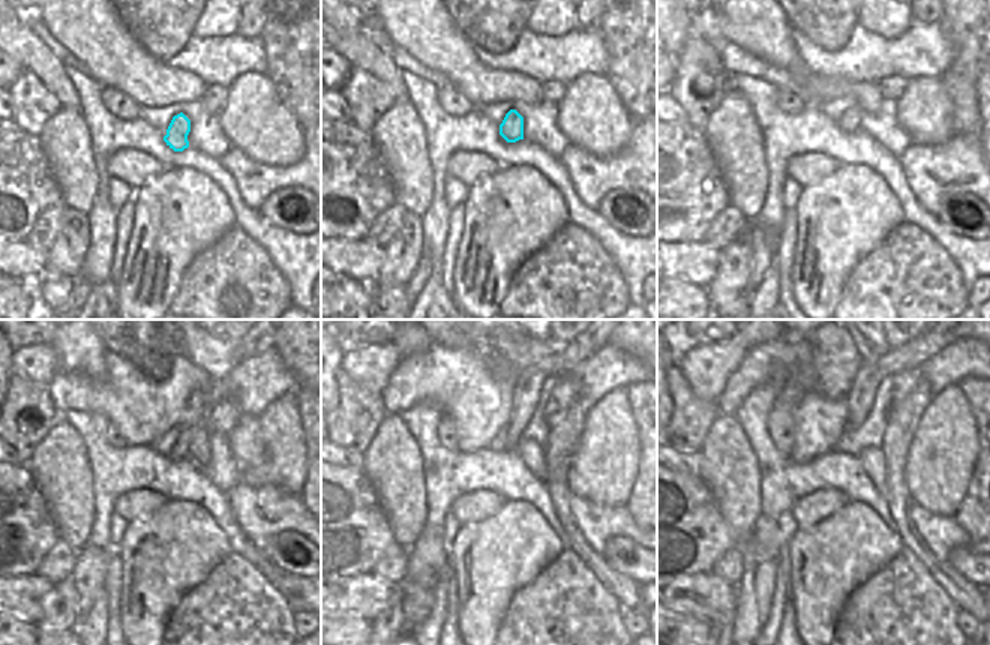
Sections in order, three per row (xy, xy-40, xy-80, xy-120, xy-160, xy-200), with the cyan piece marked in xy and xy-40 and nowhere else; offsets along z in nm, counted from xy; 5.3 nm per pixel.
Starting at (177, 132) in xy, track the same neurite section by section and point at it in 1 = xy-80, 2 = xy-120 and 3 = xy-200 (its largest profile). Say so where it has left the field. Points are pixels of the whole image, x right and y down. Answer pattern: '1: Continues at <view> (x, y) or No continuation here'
1: Continues at xy-80 (849, 122)
2: Continues at xy-120 (179, 452)
3: Continues at xy-200 (890, 362).

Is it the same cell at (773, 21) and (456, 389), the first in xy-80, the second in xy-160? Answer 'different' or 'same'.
different

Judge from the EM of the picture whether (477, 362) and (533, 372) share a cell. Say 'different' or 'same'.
different

